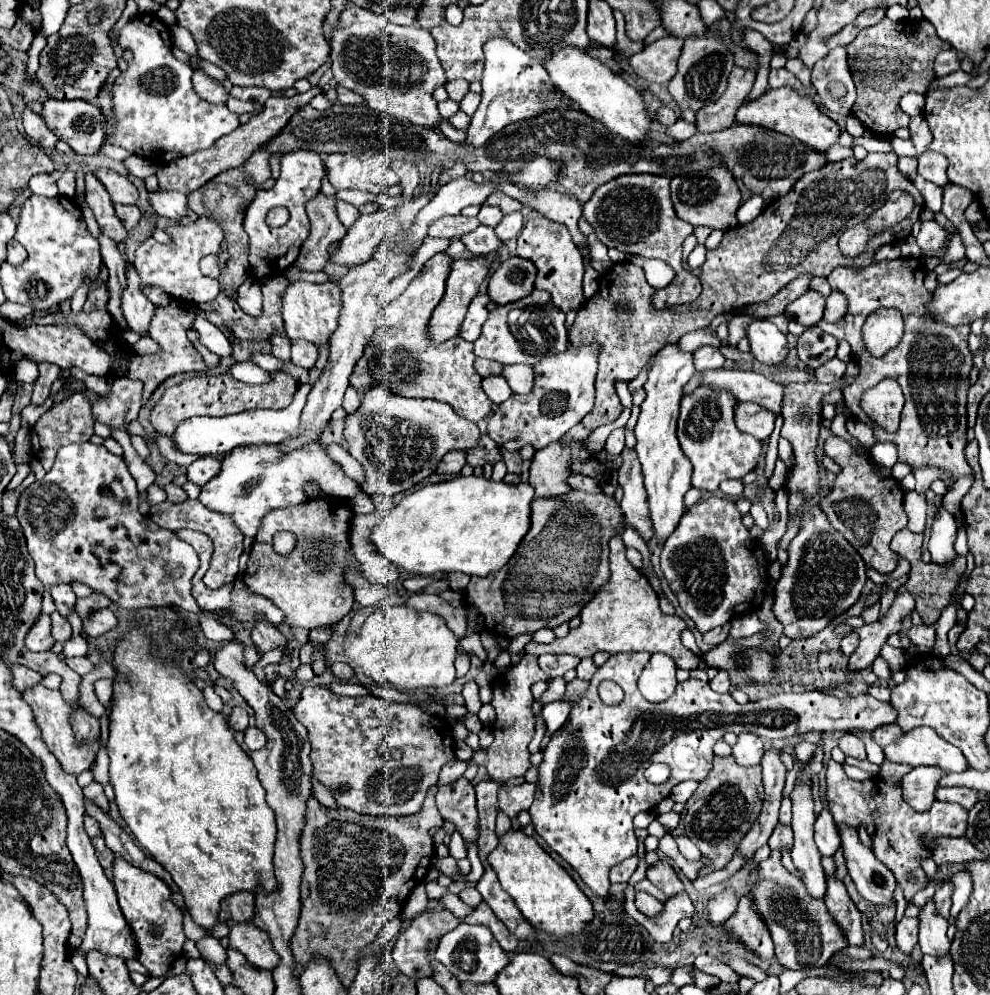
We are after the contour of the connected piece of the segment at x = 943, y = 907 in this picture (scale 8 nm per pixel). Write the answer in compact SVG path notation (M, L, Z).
M951 879L941 881L941 883L937 885L937 891L935 891L933 901L935 901L935 905L937 905L937 911L939 911L939 913L941 913L945 919L949 919L951 895L953 895L953 883L951 883Z

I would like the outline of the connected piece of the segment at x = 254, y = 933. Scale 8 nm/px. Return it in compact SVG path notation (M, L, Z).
M225 921L225 923L229 925L229 945L241 951L251 965L271 971L279 963L279 957L273 951L271 941L263 929L255 927L251 921L245 923Z

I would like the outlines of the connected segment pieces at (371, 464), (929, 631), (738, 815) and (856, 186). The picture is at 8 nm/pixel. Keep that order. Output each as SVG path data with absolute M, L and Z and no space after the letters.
M377 385L363 397L363 405L353 415L347 415L345 439L349 443L349 453L365 469L363 491L371 497L393 497L433 475L443 455L451 449L473 449L481 433L475 423L459 417L447 403L397 397L387 387Z
M927 625L911 627L911 629L907 631L907 637L909 637L915 645L925 645L925 647L929 647L931 651L935 649L935 629L933 629L933 627L927 627Z
M713 757L713 769L699 789L685 803L681 813L681 835L687 835L707 857L707 863L699 869L699 877L723 869L733 853L737 851L741 839L749 833L757 821L763 807L763 783L761 765L741 767L733 757Z
M895 153L869 155L871 161L867 163L845 159L839 163L827 163L823 169L807 173L805 177L801 177L801 181L793 185L787 197L781 197L779 201L767 205L755 221L725 231L719 247L707 251L707 261L703 263L703 273L699 275L703 291L693 303L677 305L675 309L655 311L649 301L653 295L653 287L649 287L643 269L637 265L625 267L625 263L613 265L611 271L601 277L599 293L587 299L569 331L569 341L573 345L587 345L593 341L603 345L595 381L597 399L593 411L583 417L583 425L589 429L597 429L617 419L623 405L615 393L613 383L617 379L635 379L645 367L649 355L663 349L665 343L677 343L679 337L683 337L685 333L707 327L711 319L723 311L769 301L789 281L807 271L827 277L835 267L845 265L837 247L839 235L855 223L863 221L875 209L879 209L887 199L889 185L909 191L915 197L911 221L903 221L893 231L889 231L889 243L893 239L903 241L905 237L909 237L913 225L919 221L919 213L923 209L923 195L897 169Z

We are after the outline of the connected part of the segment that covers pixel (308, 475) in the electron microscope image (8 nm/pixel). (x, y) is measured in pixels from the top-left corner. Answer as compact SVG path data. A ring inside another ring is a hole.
M261 443L229 451L221 463L217 477L201 487L199 501L211 511L231 517L231 521L245 537L255 537L267 513L279 507L305 503L305 485L309 483L317 485L325 495L339 499L353 499L359 493L353 479L343 473L343 467L337 461L331 461L323 443L307 443L301 449L293 451L281 451L275 443Z

